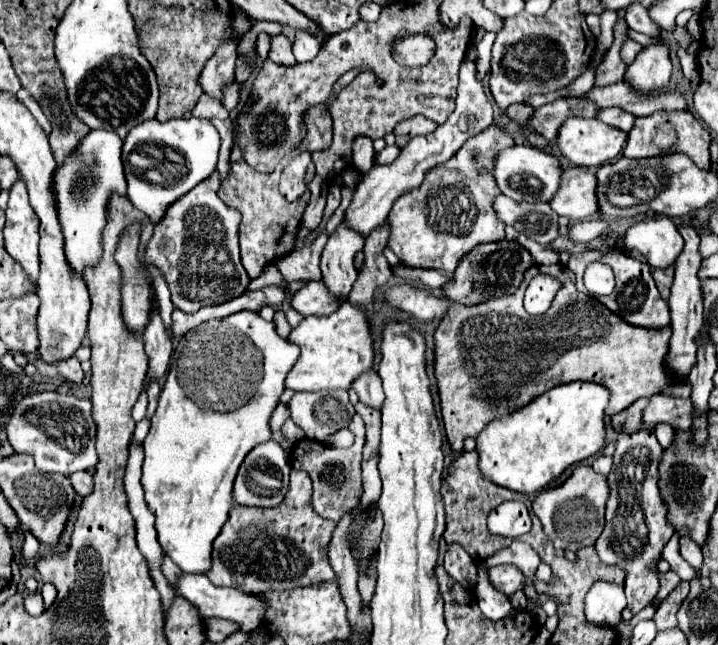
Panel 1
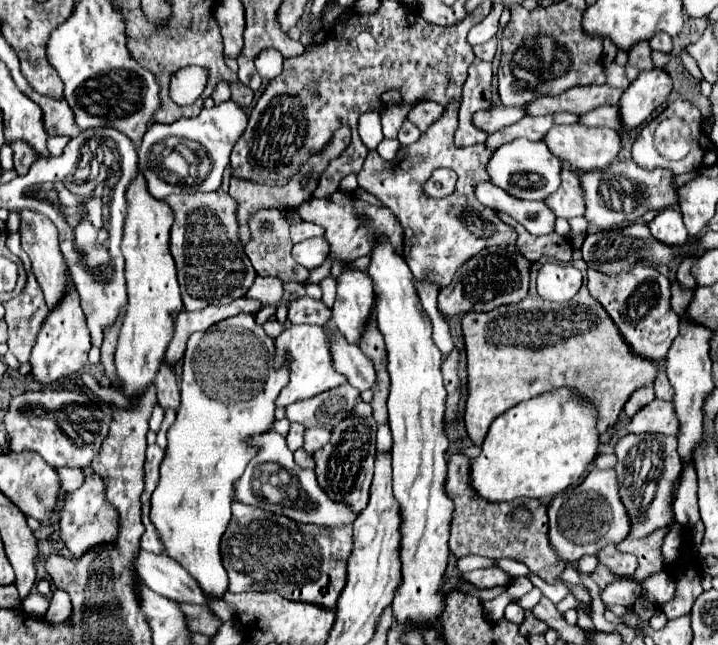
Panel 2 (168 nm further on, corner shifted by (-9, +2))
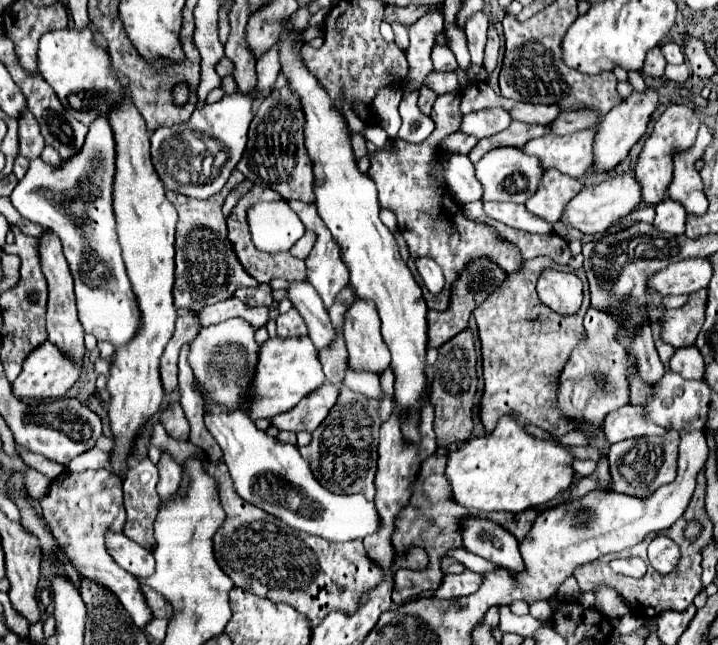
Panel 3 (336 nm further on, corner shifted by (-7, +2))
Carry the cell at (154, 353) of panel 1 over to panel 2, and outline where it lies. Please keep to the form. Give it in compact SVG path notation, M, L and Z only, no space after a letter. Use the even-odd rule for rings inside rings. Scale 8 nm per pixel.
M165 360L161 362L161 370L157 372L155 384L157 384L157 402L163 408L175 408L177 410L177 406L179 406L179 386L177 386L173 366L169 366Z

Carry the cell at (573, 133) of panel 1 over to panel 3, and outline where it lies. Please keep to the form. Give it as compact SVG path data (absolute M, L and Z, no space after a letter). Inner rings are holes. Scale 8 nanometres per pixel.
M587 128L569 136L541 136L523 146L525 154L537 156L541 166L557 168L571 178L581 178L593 164L595 130Z

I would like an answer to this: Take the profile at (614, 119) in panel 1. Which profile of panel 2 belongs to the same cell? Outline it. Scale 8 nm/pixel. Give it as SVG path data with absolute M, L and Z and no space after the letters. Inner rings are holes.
M599 106L589 114L583 114L579 122L585 126L609 126L617 132L621 130L621 114L617 106Z

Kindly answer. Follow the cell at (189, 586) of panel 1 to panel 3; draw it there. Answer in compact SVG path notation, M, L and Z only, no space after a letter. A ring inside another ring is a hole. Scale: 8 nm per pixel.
M107 532L105 546L111 558L133 576L147 578L155 570L155 558L149 550L127 538L123 532Z

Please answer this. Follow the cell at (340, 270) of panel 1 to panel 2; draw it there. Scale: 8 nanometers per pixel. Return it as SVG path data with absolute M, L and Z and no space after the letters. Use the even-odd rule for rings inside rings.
M345 266L337 278L333 324L349 342L359 342L365 320L371 314L371 306L373 282L369 282L369 274Z

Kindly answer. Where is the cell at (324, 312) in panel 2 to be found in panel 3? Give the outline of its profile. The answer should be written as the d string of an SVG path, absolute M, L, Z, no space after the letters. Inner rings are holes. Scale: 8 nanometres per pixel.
M293 308L287 314L281 314L277 318L277 336L295 338L295 336L305 336L305 334L307 334L307 326L303 318L299 316L299 312L295 312Z

